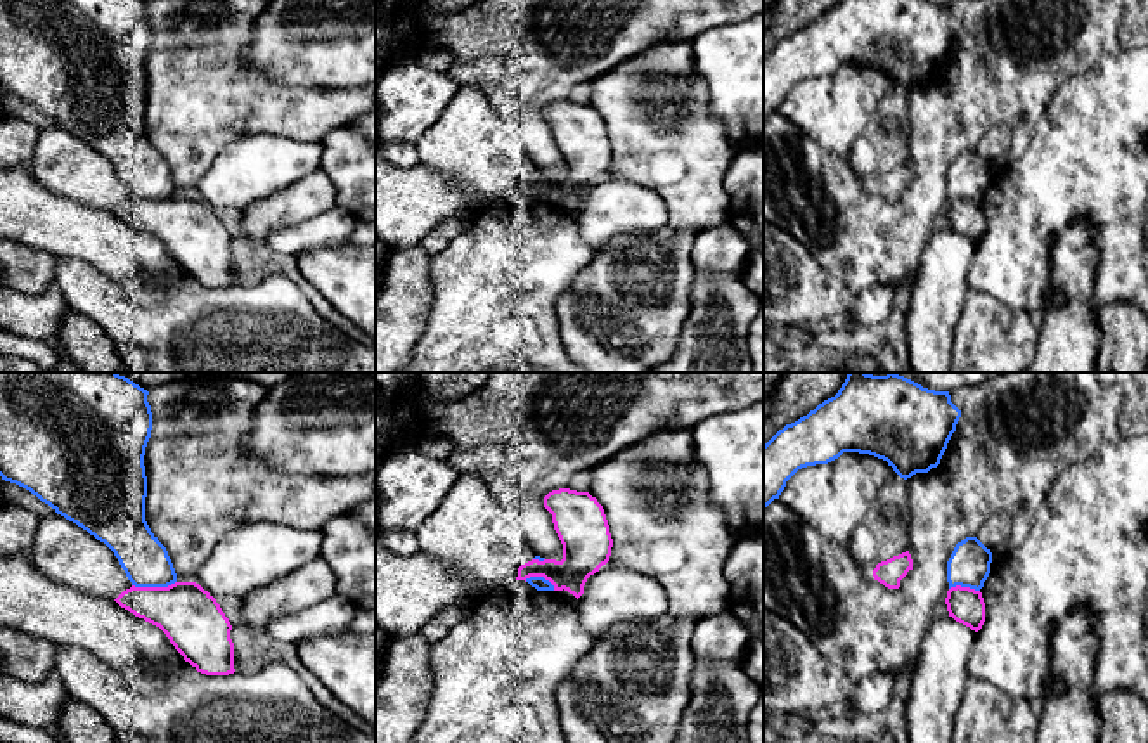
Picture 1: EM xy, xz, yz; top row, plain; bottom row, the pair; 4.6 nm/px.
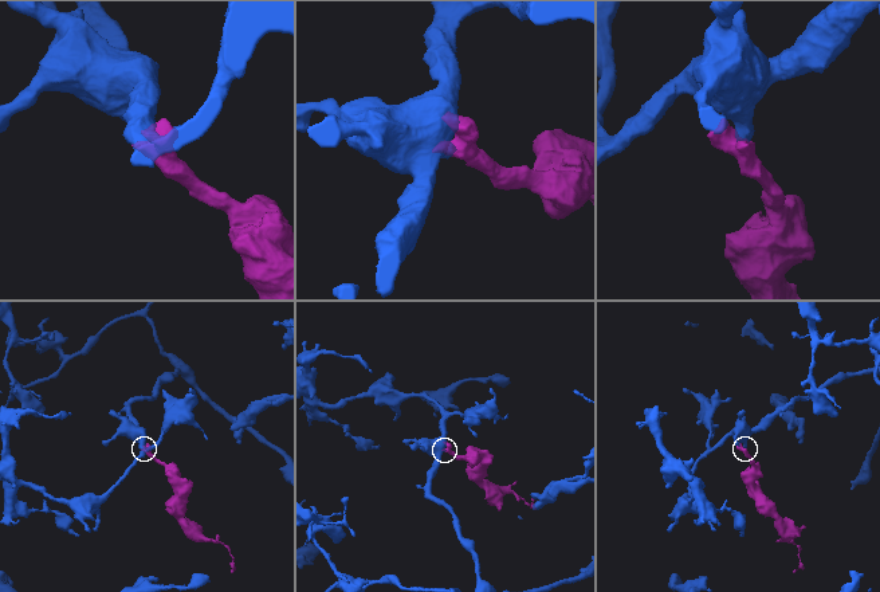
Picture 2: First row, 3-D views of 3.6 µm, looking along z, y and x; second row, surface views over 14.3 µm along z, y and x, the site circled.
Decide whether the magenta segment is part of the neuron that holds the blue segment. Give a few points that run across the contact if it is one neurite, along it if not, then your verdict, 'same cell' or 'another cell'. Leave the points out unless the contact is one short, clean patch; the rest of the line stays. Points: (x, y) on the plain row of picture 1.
another cell

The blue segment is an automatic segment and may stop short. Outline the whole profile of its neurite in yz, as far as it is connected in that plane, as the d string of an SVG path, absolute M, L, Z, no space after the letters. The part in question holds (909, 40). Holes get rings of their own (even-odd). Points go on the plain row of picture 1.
M840 0L807 28L786 36L764 57L764 123L802 80L828 76L843 64L869 66L907 92L940 76L961 23L949 3L928 0Z

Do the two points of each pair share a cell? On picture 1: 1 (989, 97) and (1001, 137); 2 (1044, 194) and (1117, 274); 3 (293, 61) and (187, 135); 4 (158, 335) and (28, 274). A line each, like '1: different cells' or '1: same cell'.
1: different cells
2: same cell
3: different cells
4: different cells

